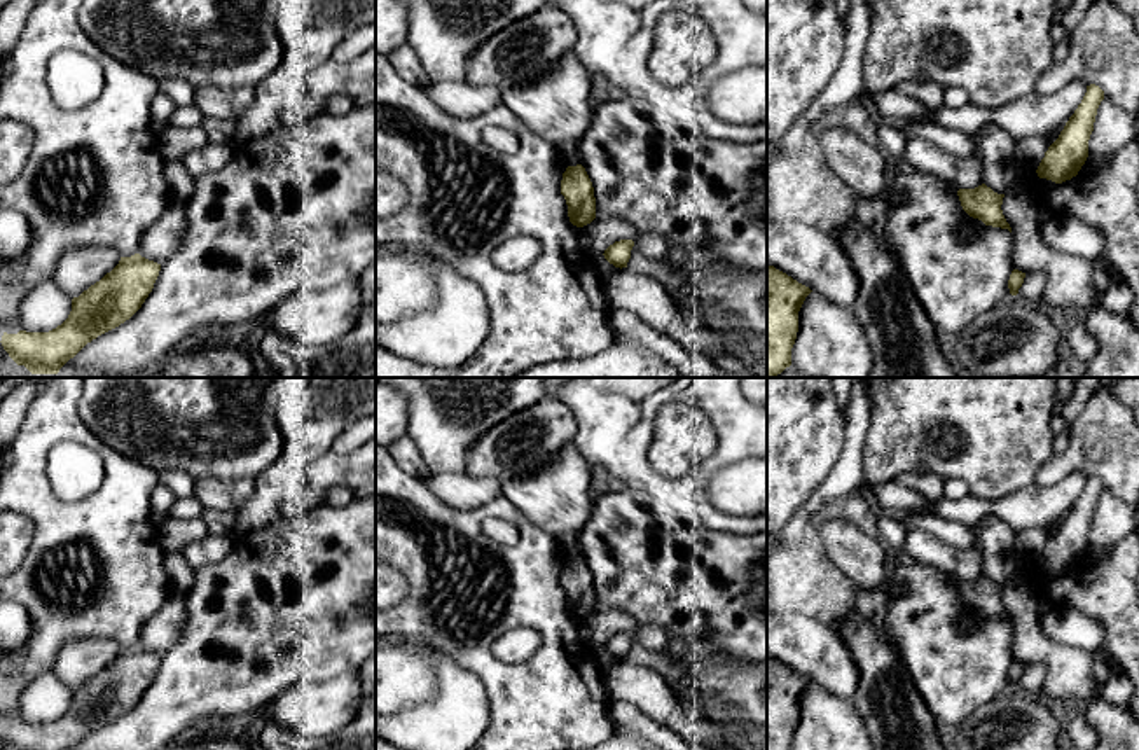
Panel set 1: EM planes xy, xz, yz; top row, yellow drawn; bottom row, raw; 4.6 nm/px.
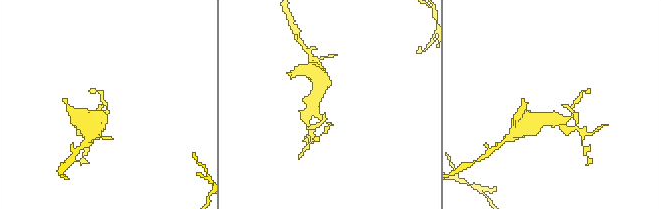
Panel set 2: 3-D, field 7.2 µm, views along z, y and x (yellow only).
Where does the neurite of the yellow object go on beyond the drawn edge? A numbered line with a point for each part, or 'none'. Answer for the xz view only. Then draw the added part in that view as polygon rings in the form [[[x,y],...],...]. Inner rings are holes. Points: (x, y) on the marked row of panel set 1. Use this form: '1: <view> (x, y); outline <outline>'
none

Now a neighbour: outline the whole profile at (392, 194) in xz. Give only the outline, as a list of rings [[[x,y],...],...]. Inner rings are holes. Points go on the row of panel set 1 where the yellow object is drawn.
[[[376,168],[376,219],[386,219],[409,203],[407,185],[383,168]]]

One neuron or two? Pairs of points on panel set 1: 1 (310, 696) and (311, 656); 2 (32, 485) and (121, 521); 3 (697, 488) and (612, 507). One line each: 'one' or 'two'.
1: two
2: one
3: two

